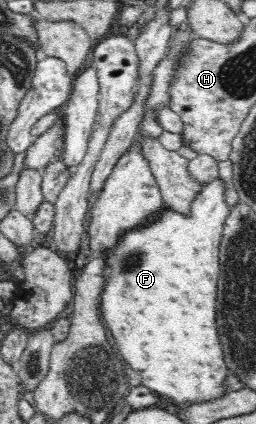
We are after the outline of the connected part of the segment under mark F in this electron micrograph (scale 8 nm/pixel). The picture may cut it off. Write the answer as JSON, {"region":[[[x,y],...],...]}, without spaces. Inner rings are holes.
{"region":[[[215,179],[191,200],[189,212],[163,208],[147,223],[125,230],[117,244],[103,253],[107,259],[107,275],[100,296],[101,318],[119,359],[125,358],[125,362],[141,374],[143,386],[182,407],[216,400],[226,394],[225,380],[229,372],[223,364],[221,342],[215,328],[215,300],[221,270],[220,240],[230,211],[225,202],[225,191],[221,180]]]}

